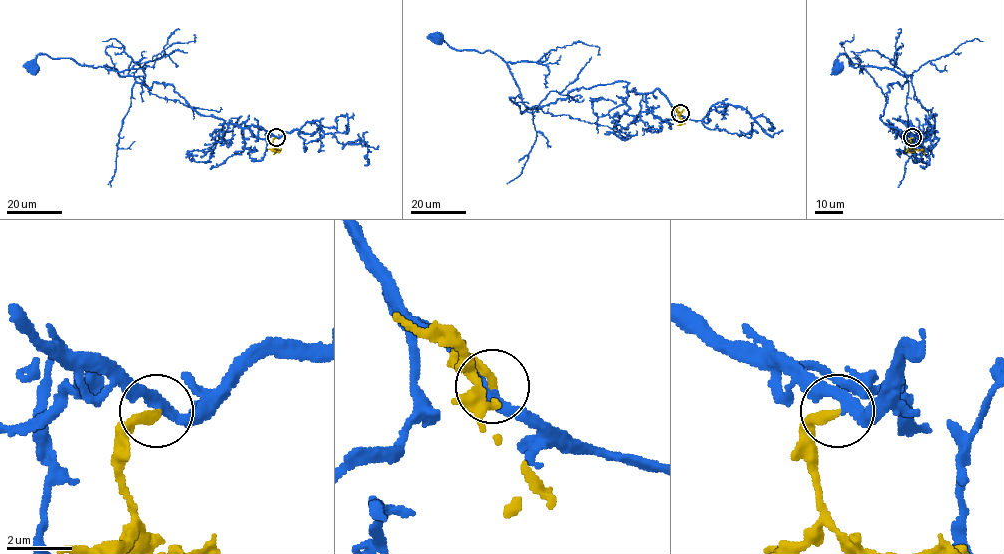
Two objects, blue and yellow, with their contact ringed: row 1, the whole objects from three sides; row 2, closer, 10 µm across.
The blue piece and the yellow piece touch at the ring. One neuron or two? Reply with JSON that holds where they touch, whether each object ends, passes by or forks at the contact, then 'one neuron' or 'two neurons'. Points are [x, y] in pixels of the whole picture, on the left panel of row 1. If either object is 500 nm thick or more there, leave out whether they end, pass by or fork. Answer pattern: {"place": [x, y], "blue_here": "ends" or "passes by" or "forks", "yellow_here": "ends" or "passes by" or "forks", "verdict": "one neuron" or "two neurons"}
{"place": [276, 137], "blue_here": "passes by", "yellow_here": "ends", "verdict": "one neuron"}

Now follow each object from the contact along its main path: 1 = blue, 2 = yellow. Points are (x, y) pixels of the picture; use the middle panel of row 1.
1: (680, 114), (657, 89), (637, 93), (625, 81), (570, 90), (529, 108), (500, 57), (455, 50), (438, 37)
2: (680, 113), (677, 111), (682, 123), (677, 125)

